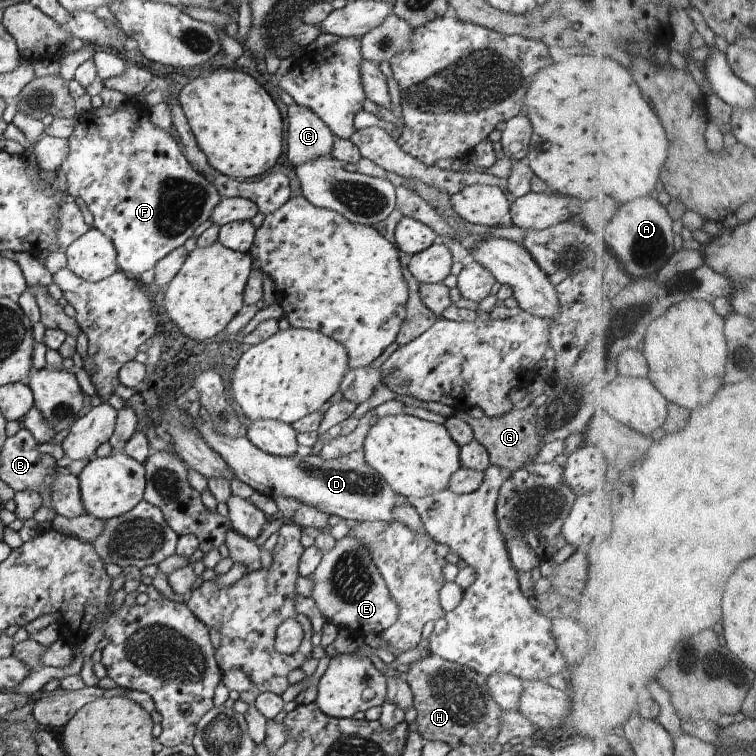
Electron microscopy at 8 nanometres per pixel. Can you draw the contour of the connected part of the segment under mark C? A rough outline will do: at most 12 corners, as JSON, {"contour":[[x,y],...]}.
{"contour":[[288,107],[286,156],[295,167],[331,156],[336,138],[310,108]]}

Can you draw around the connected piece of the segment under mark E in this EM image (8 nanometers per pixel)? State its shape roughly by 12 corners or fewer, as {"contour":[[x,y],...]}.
{"contour":[[346,535],[310,577],[327,622],[364,635],[400,608],[368,548]]}

